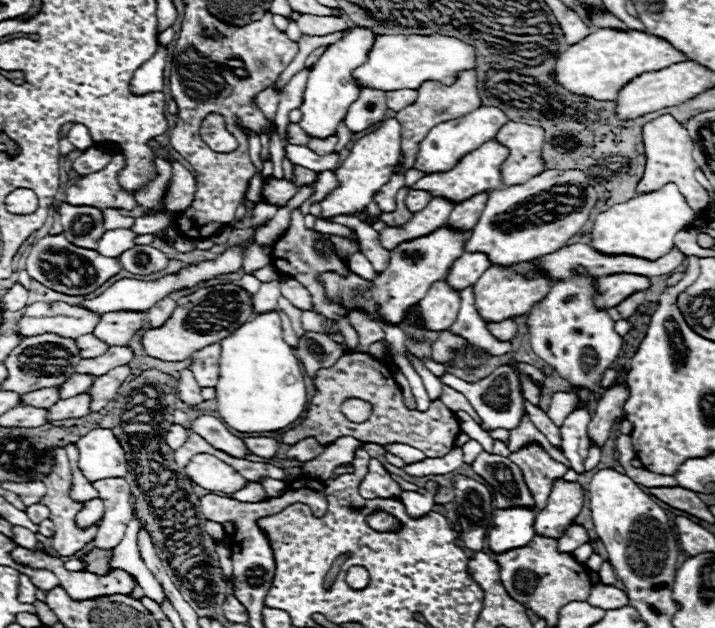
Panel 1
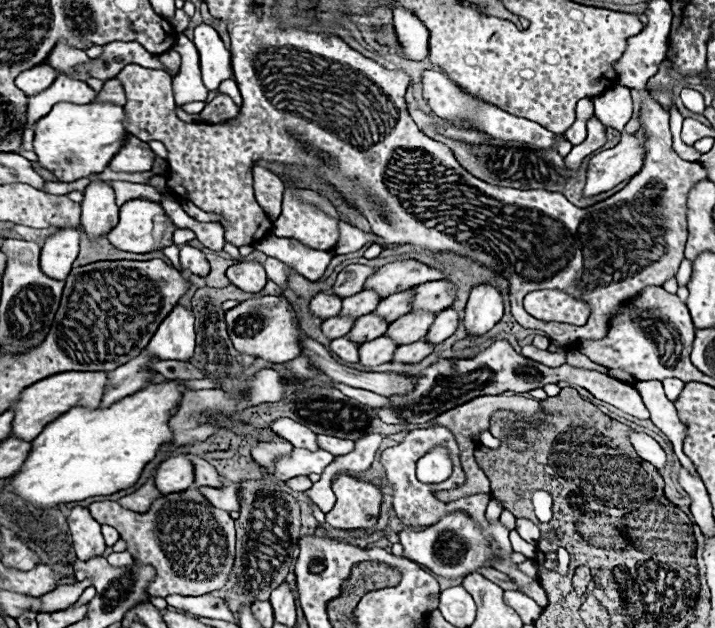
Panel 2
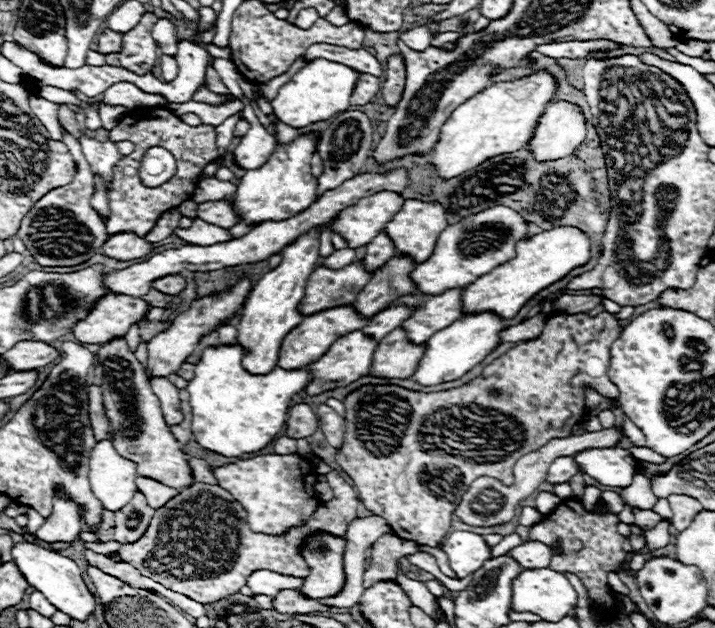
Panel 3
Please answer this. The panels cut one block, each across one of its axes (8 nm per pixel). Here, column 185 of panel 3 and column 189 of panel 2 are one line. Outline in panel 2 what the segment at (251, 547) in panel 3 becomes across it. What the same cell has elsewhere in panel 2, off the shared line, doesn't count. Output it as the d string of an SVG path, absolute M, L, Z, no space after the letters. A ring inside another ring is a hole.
M196 486L158 498L144 514L126 510L118 502L94 502L88 510L100 524L114 526L120 532L120 538L126 540L126 550L130 550L138 562L156 566L158 576L148 588L150 596L166 598L168 594L190 596L214 592L220 590L232 574L236 554L234 520L224 510L214 510L214 506L198 494Z

